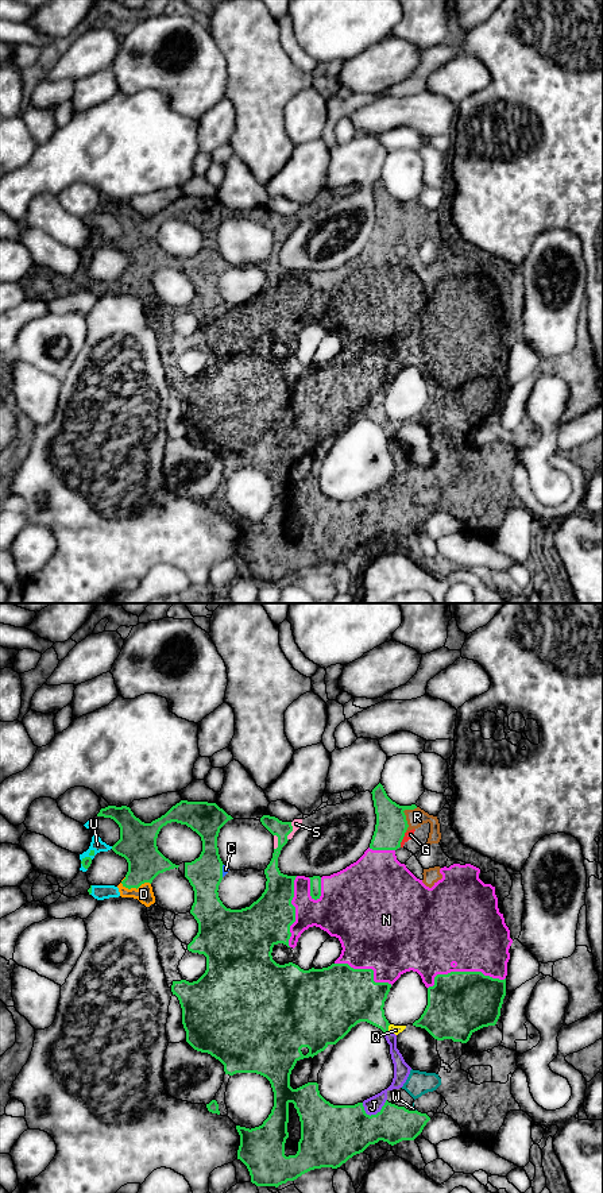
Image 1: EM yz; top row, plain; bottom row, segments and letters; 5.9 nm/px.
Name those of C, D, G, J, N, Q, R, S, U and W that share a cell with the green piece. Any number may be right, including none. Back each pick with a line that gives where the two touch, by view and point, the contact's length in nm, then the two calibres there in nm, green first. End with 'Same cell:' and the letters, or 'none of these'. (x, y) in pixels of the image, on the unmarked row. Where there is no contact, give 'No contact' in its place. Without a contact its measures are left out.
C: Touches green at yz (221, 266). Shared border 80 nm. Thickness 200 nm (green) against 40 nm
D: Touches green at yz (135, 282). Shared border 180 nm. Thickness 220 nm (green) against 100 nm
G: Touches green at yz (401, 235). Shared border 100 nm. Thickness 190 nm (green) against 50 nm
J: Touches green at yz (378, 508). Shared border 160 nm. Thickness 320 nm (green) against 100 nm
N: Touches green at yz (463, 367). Shared border 460 nm. Thickness 380 nm (green) against 440 nm
Q: Touches green at yz (387, 423). Shared border 40 nm. Thickness 280 nm (green) against 50 nm
R: Touches green at yz (405, 211). Shared border 170 nm. Thickness 190 nm (green) against 110 nm
S: Touches green at yz (290, 227). Shared border 110 nm. Thickness 100 nm (green) against 60 nm
U: Touches green at yz (82, 255). Shared border 140 nm. Thickness 60 nm (green) against 80 nm
W: Touches green at yz (414, 506). Shared border 30 nm. Thickness 220 nm (green) against 30 nm
Same cell: C, D, G, J, N, Q, R, S, U, W

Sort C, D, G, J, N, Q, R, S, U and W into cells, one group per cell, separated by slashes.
C D G J N Q R S U W

